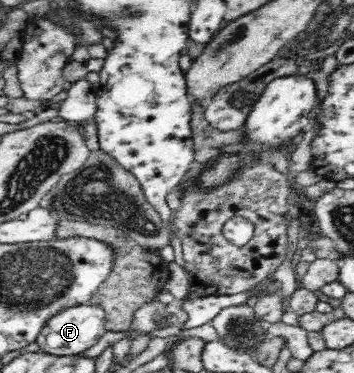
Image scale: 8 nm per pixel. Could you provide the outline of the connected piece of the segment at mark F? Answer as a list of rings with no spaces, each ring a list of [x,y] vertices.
[[[91,304],[72,306],[50,318],[41,329],[35,343],[41,351],[57,356],[84,353],[93,344],[97,344],[97,340],[107,332],[105,320],[105,311],[100,306]]]

